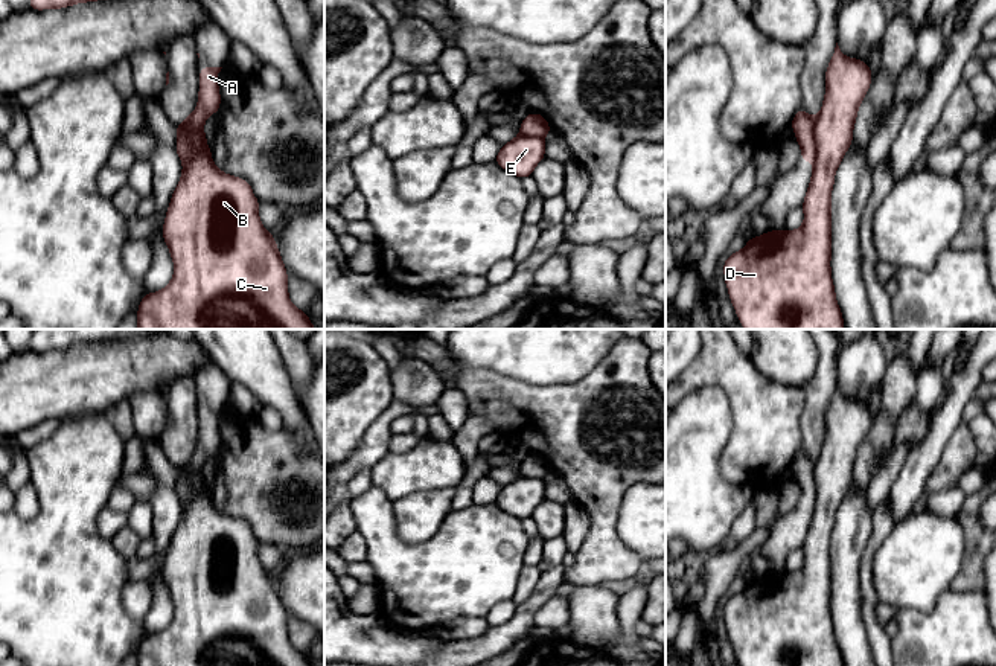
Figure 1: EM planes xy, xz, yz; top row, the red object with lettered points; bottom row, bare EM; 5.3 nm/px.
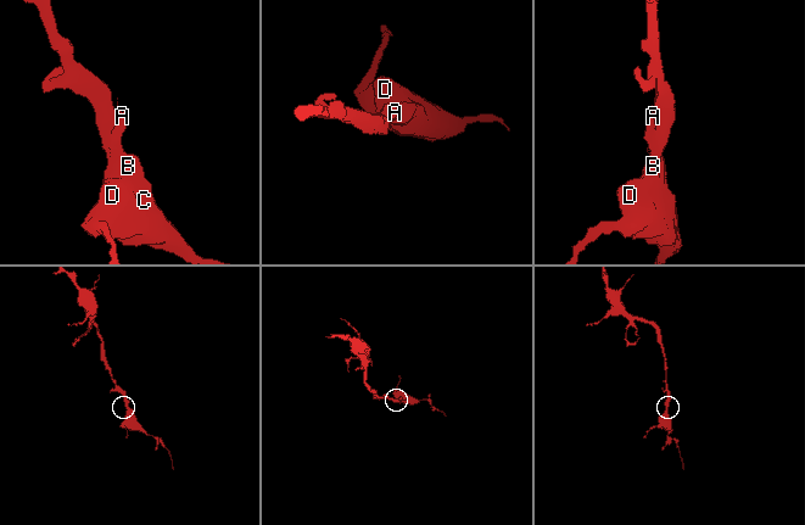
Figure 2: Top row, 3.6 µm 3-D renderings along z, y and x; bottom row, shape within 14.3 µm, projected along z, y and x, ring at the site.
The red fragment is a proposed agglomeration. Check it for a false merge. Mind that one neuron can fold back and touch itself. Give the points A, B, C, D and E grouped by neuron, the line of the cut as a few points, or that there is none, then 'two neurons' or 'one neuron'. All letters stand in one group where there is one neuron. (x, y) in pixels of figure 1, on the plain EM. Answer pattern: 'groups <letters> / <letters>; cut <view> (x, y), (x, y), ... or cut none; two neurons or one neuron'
groups A / B C D E; cut yz (815, 457), (815, 500), (812, 503); two neurons

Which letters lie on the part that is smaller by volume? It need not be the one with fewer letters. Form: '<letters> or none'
A

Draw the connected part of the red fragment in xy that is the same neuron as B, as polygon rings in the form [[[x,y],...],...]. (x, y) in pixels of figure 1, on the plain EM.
[[[186,460],[175,469],[177,483],[193,486],[193,498],[183,506],[161,570],[174,617],[160,632],[145,634],[137,666],[312,666],[289,640],[288,613],[274,578],[260,564],[251,526],[213,504],[204,472]]]

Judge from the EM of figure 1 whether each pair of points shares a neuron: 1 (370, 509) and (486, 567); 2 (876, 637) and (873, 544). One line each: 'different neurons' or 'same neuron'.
1: same neuron
2: same neuron

